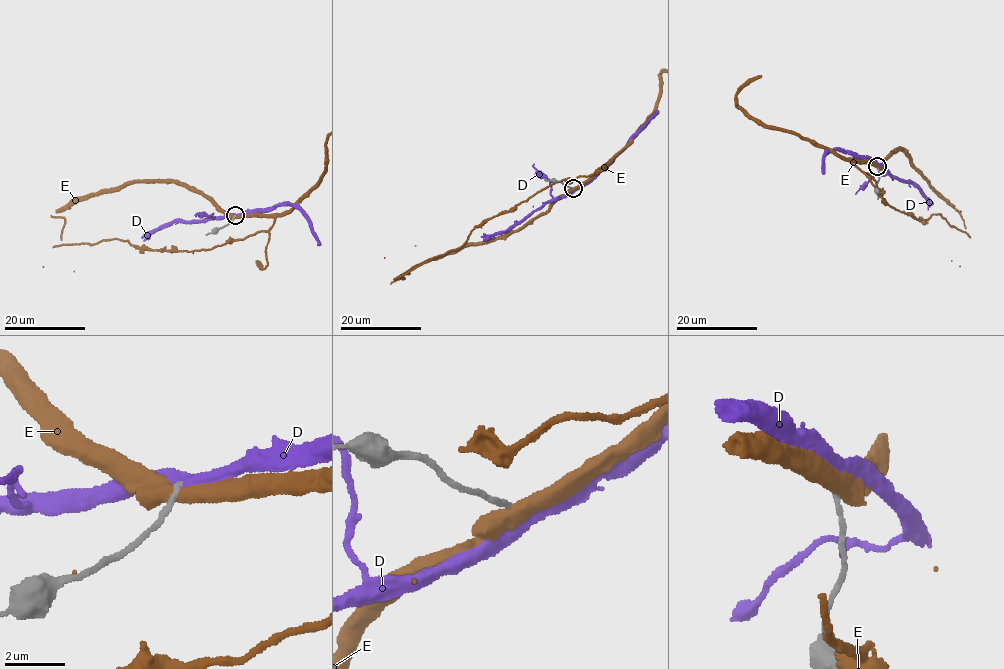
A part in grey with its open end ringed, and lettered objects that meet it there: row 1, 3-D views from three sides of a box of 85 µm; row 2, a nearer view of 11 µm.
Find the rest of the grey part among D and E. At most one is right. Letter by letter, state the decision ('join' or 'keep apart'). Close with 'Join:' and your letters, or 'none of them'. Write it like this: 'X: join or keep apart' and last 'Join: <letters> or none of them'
D: join
E: keep apart
Join: D

